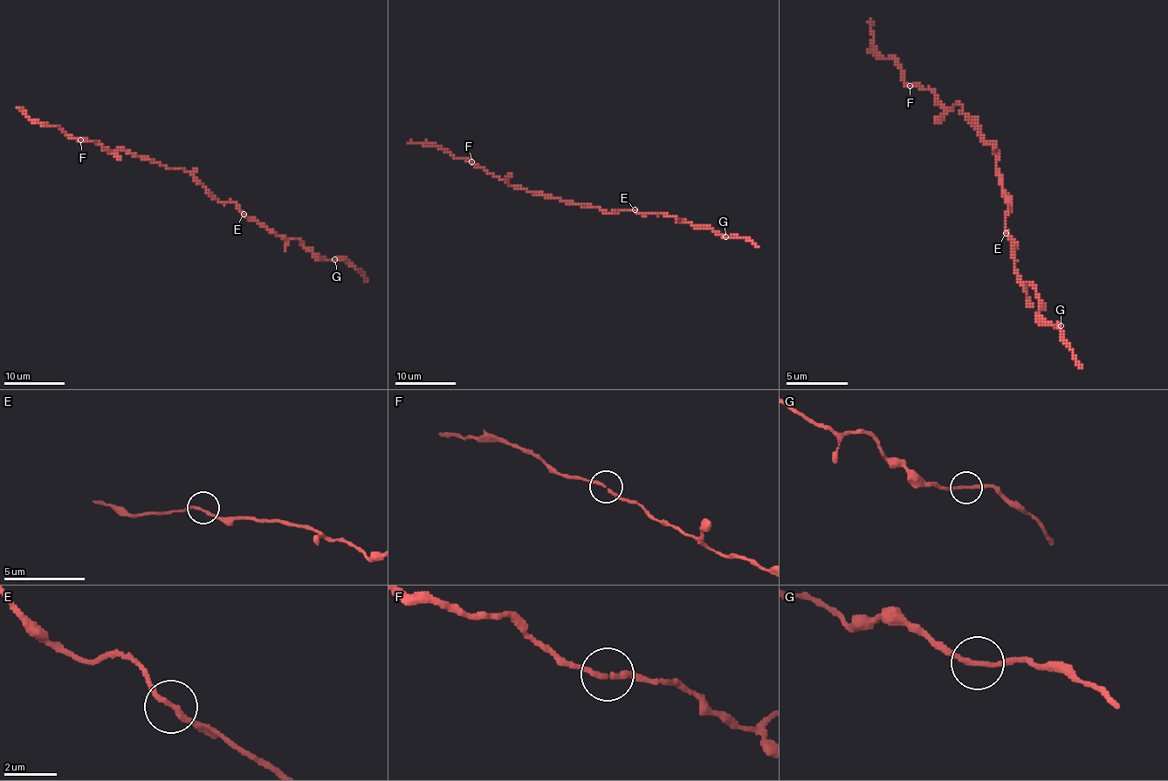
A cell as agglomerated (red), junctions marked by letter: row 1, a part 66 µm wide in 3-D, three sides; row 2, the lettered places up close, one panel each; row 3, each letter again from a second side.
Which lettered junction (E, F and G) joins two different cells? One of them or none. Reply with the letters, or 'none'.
none

